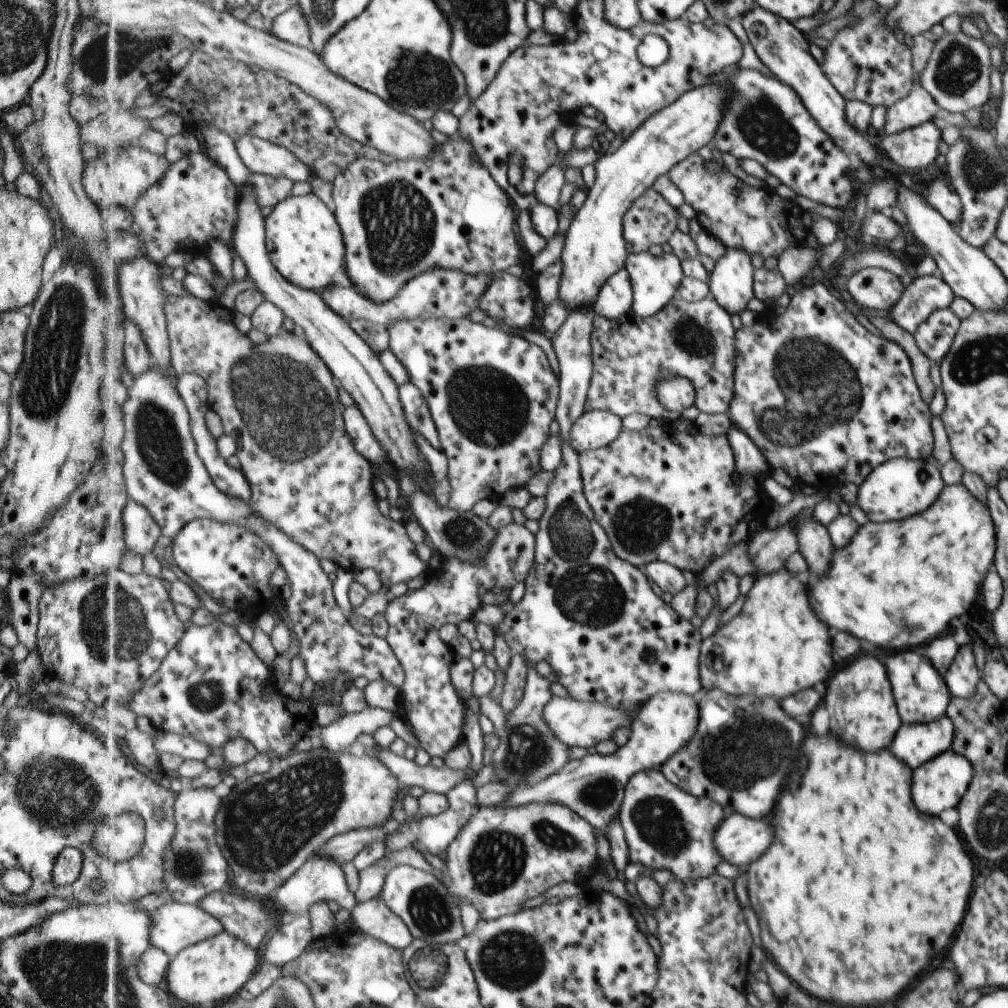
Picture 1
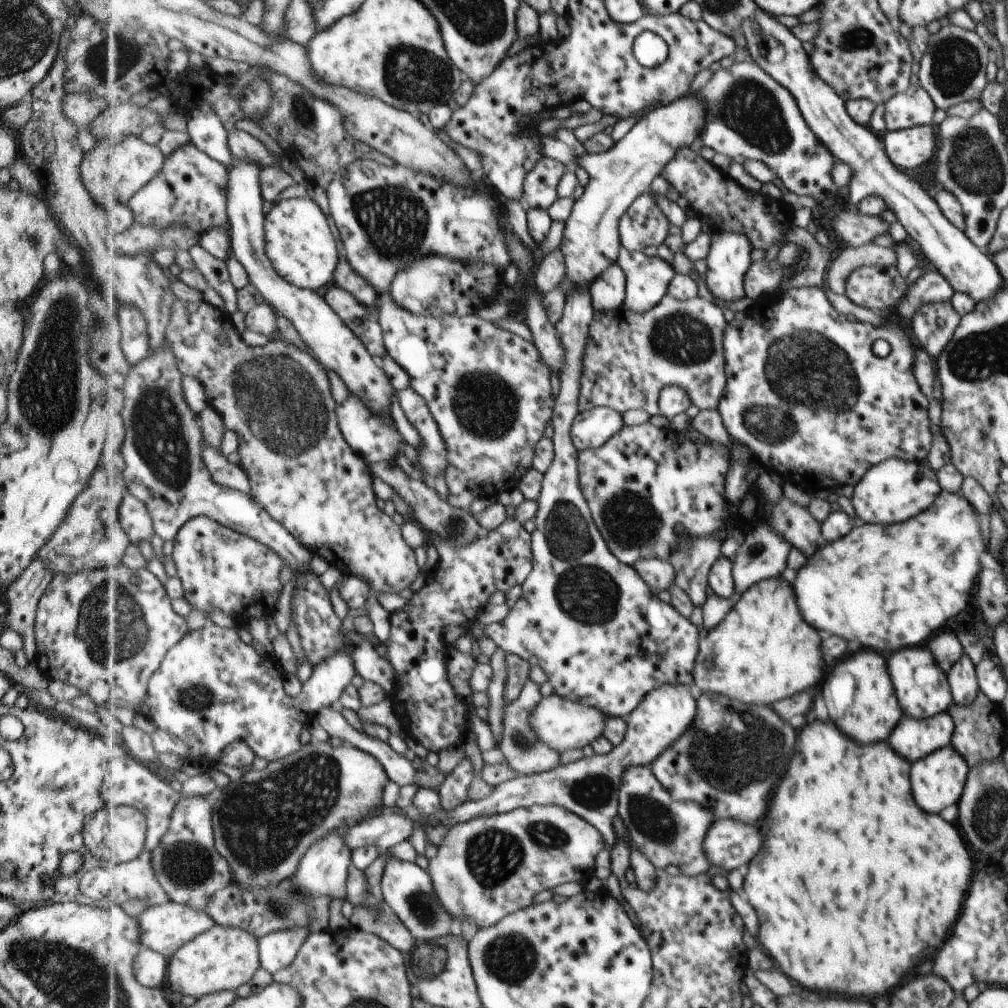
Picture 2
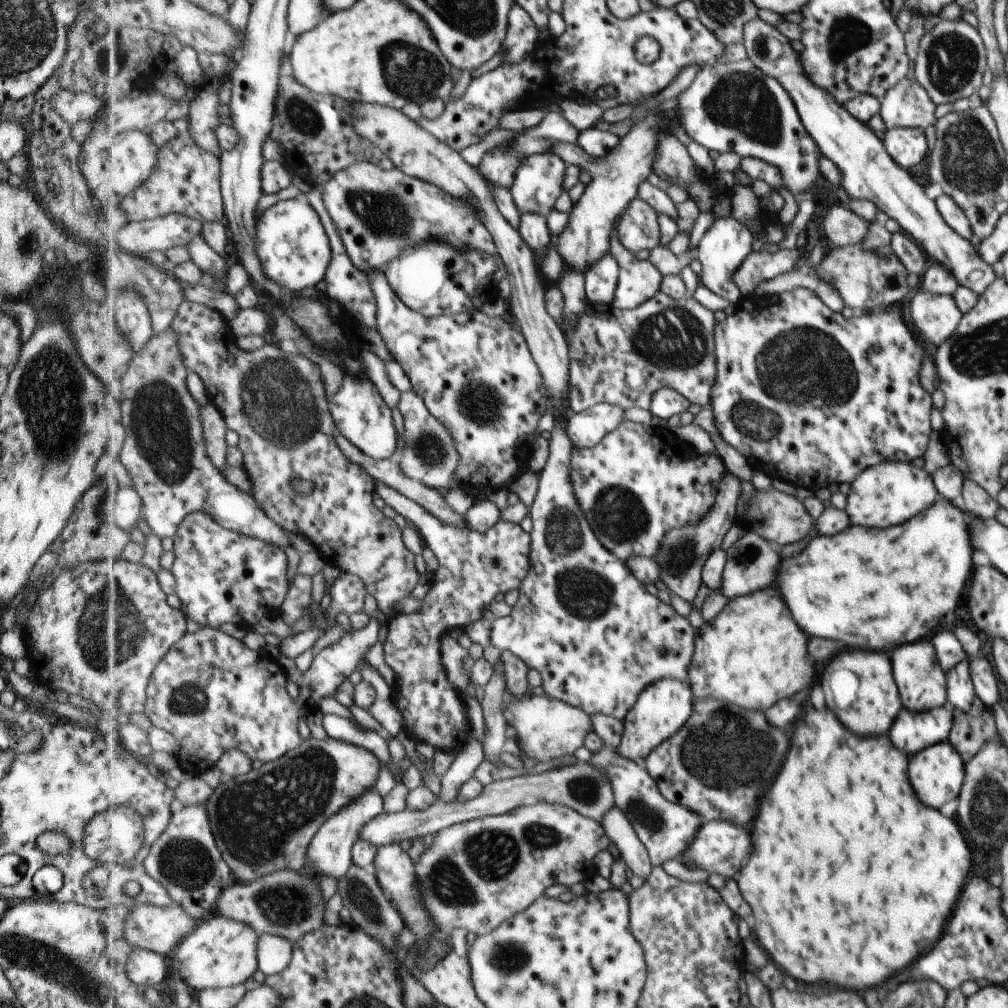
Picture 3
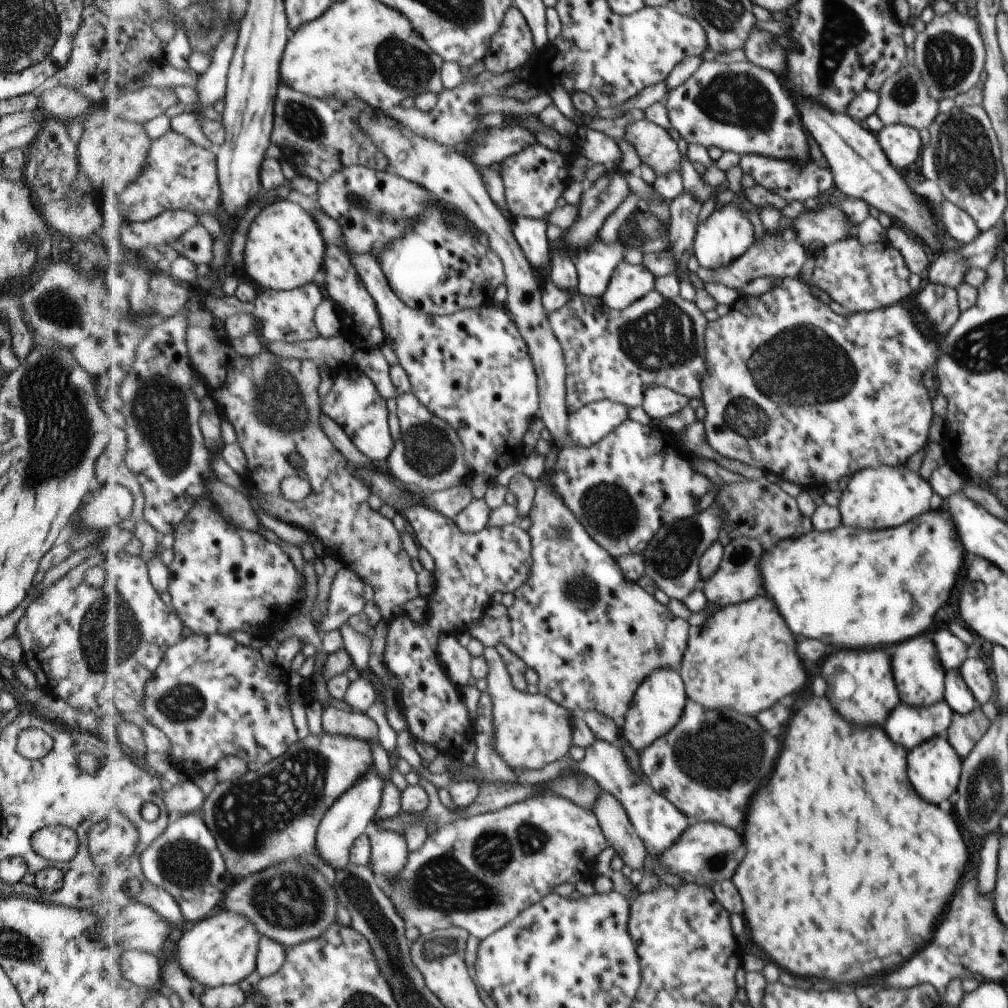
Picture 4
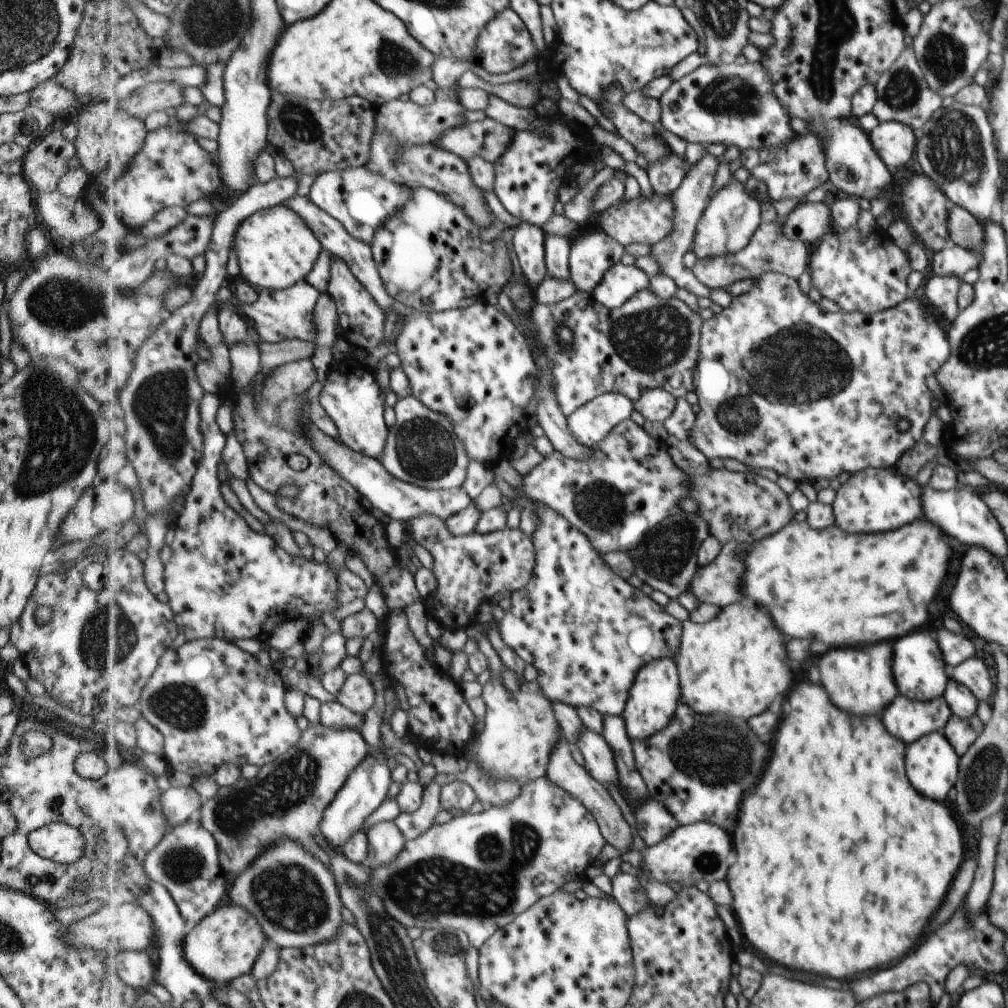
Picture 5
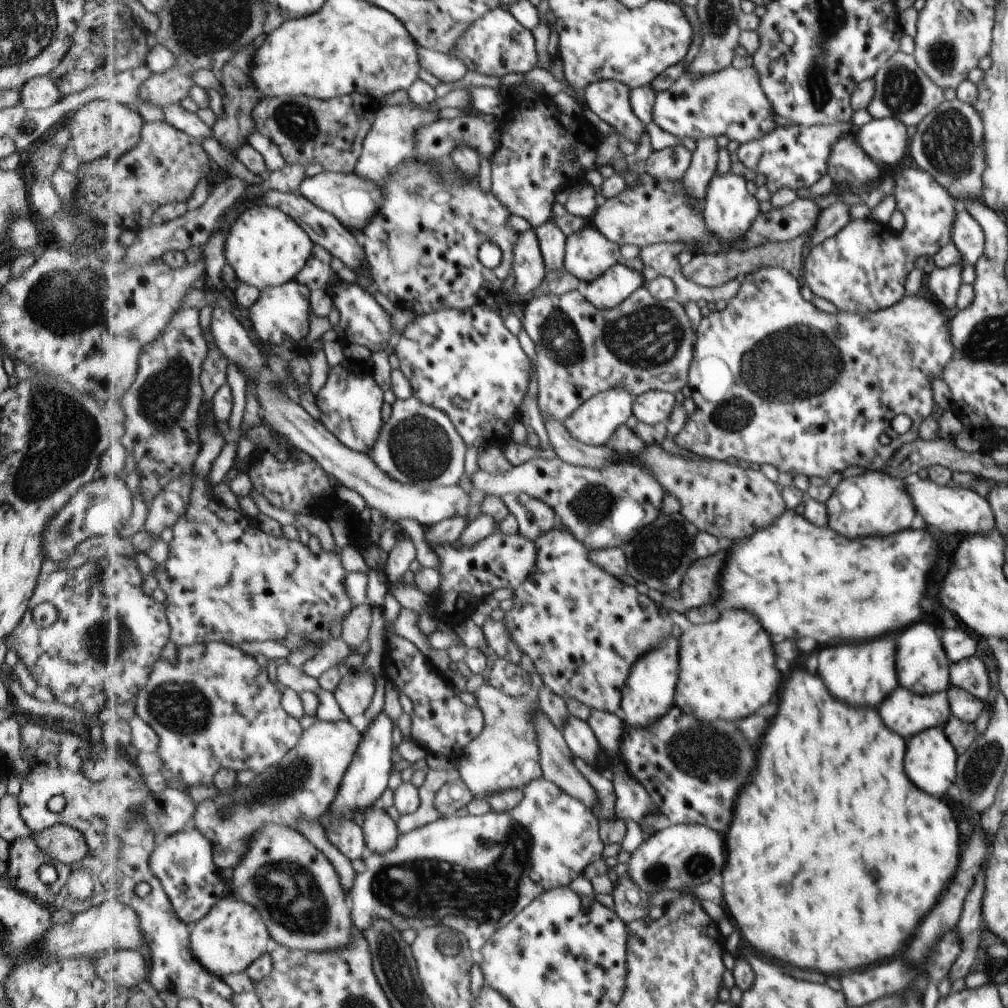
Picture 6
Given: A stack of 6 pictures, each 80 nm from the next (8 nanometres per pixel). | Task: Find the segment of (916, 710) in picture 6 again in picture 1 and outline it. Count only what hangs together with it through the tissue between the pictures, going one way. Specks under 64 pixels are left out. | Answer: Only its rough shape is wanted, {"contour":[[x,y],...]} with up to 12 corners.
{"contour":[[945,714],[901,723],[889,750],[911,768],[953,747]]}

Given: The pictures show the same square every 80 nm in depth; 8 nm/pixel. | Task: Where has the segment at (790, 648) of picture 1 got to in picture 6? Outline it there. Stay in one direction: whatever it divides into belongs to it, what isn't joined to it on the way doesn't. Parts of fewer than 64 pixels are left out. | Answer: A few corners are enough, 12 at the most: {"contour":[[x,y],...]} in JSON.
{"contour":[[669,610],[679,706],[741,720],[779,686],[747,610],[702,625]]}

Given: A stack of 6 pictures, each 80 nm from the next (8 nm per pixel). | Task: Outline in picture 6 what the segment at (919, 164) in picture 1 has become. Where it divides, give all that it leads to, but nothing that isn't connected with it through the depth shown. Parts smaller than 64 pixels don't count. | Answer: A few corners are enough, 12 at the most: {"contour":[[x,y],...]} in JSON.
{"contour":[[871,119],[853,128],[858,145],[893,166],[907,152],[905,125]]}

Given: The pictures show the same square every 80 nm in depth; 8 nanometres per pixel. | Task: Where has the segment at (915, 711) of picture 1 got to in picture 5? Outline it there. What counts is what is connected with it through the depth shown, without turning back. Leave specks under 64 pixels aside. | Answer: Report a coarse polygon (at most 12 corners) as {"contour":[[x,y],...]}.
{"contour":[[927,632],[895,640],[898,694],[945,695],[939,644]]}

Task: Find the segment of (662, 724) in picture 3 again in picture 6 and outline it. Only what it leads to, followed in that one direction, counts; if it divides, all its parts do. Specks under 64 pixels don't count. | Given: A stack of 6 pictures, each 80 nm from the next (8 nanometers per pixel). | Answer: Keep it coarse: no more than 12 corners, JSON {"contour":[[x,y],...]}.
{"contour":[[678,637],[635,663],[622,698],[624,722],[651,727],[678,690]]}

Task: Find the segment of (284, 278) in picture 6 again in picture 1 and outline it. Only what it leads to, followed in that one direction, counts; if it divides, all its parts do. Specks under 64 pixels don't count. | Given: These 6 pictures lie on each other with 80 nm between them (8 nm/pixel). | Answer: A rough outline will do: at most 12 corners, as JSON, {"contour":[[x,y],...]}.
{"contour":[[314,192],[266,215],[281,274],[323,292],[351,285],[346,236]]}

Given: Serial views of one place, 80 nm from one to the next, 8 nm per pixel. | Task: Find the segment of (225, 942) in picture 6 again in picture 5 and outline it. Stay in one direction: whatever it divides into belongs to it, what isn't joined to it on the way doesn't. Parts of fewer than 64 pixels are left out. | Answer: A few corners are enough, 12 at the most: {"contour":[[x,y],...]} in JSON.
{"contour":[[230,903],[184,938],[189,964],[222,986],[253,972],[269,938]]}

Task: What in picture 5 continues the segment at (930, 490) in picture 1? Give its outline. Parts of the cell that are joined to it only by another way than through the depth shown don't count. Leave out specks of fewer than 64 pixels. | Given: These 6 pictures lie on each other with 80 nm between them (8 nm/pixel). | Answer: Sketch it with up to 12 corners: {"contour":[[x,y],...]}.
{"contour":[[894,468],[849,475],[830,505],[845,532],[887,532],[922,514]]}

